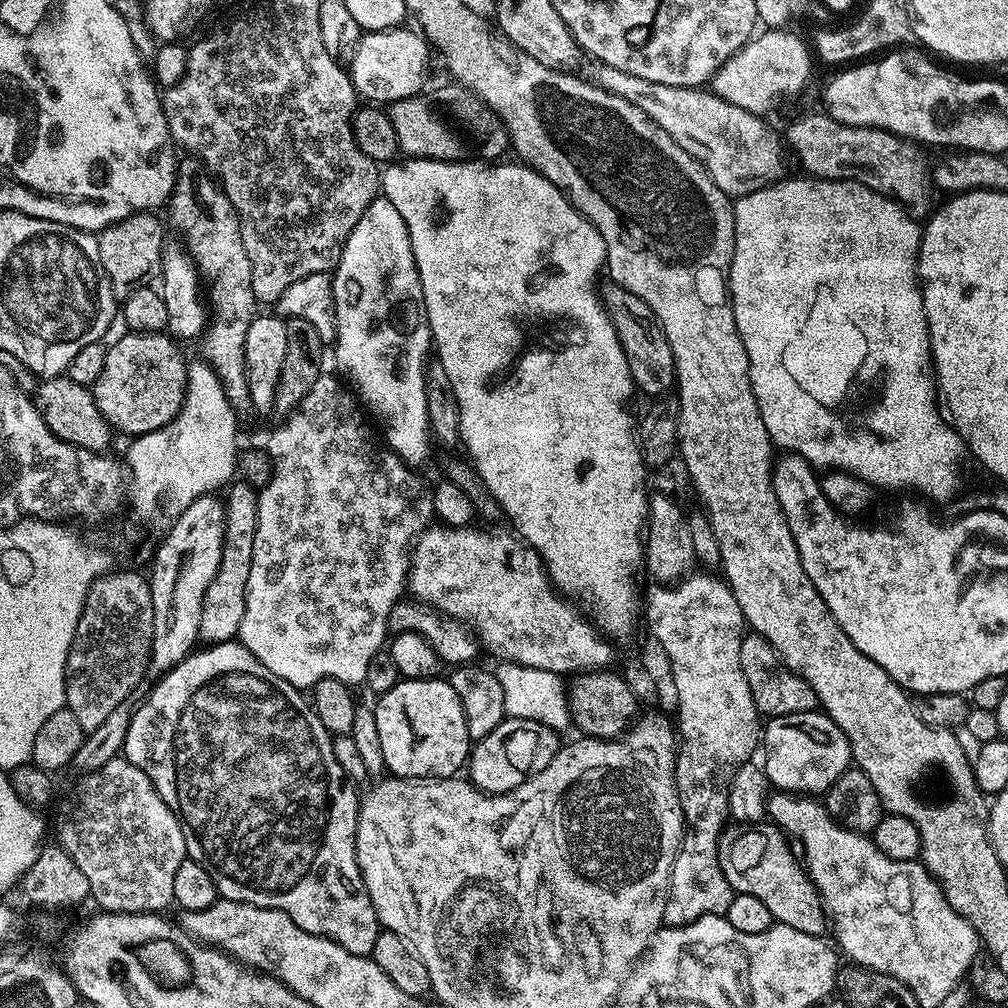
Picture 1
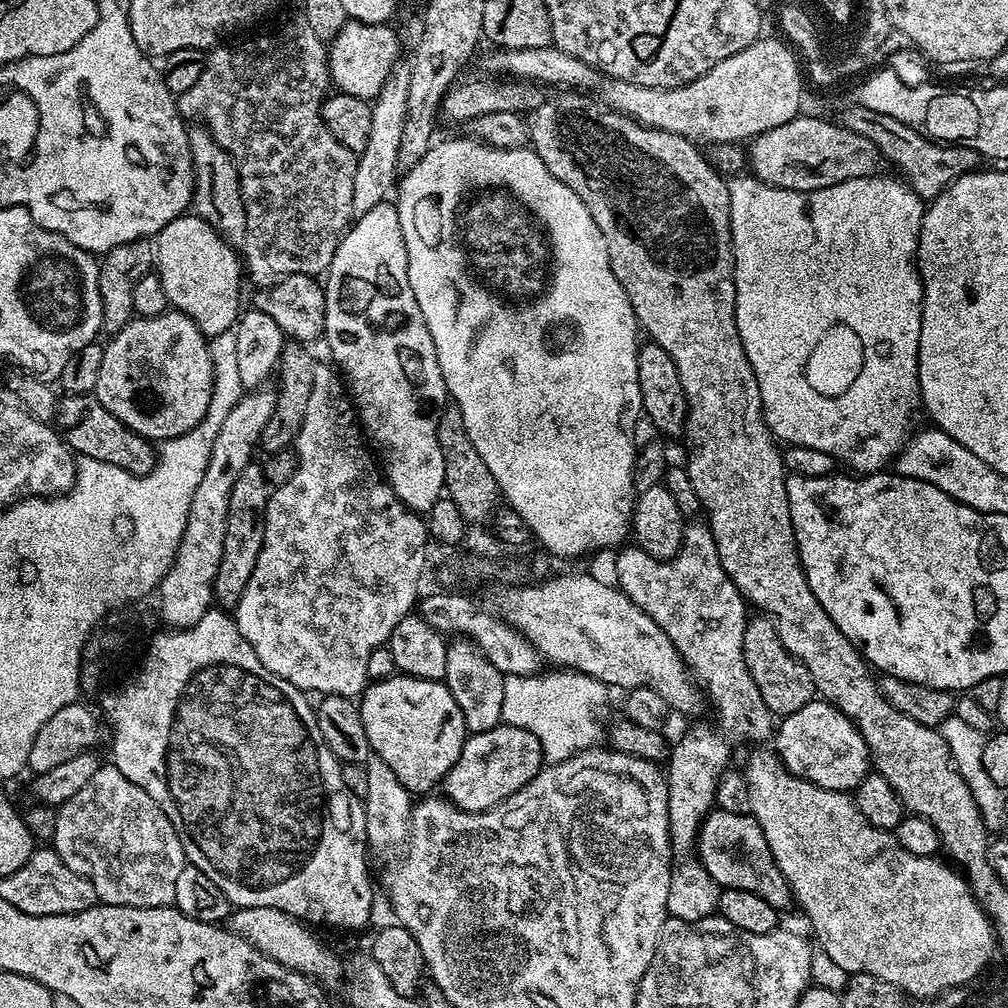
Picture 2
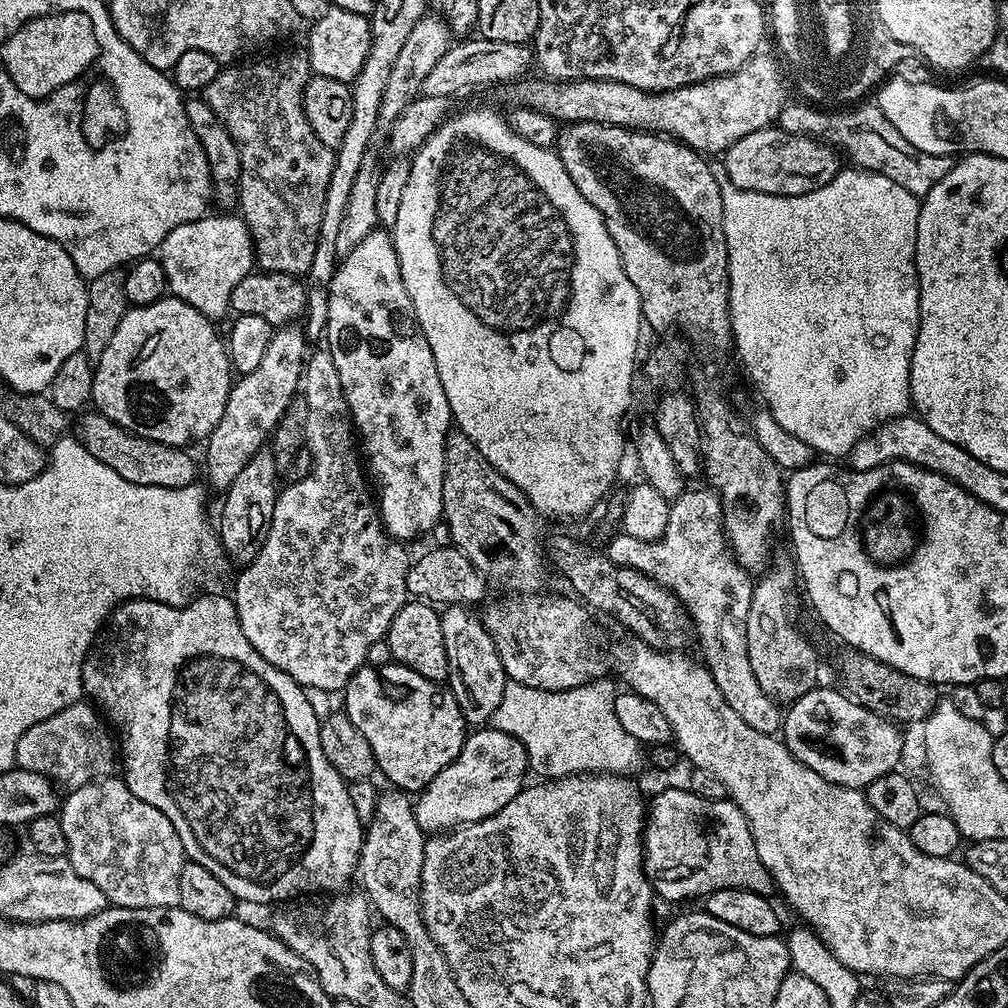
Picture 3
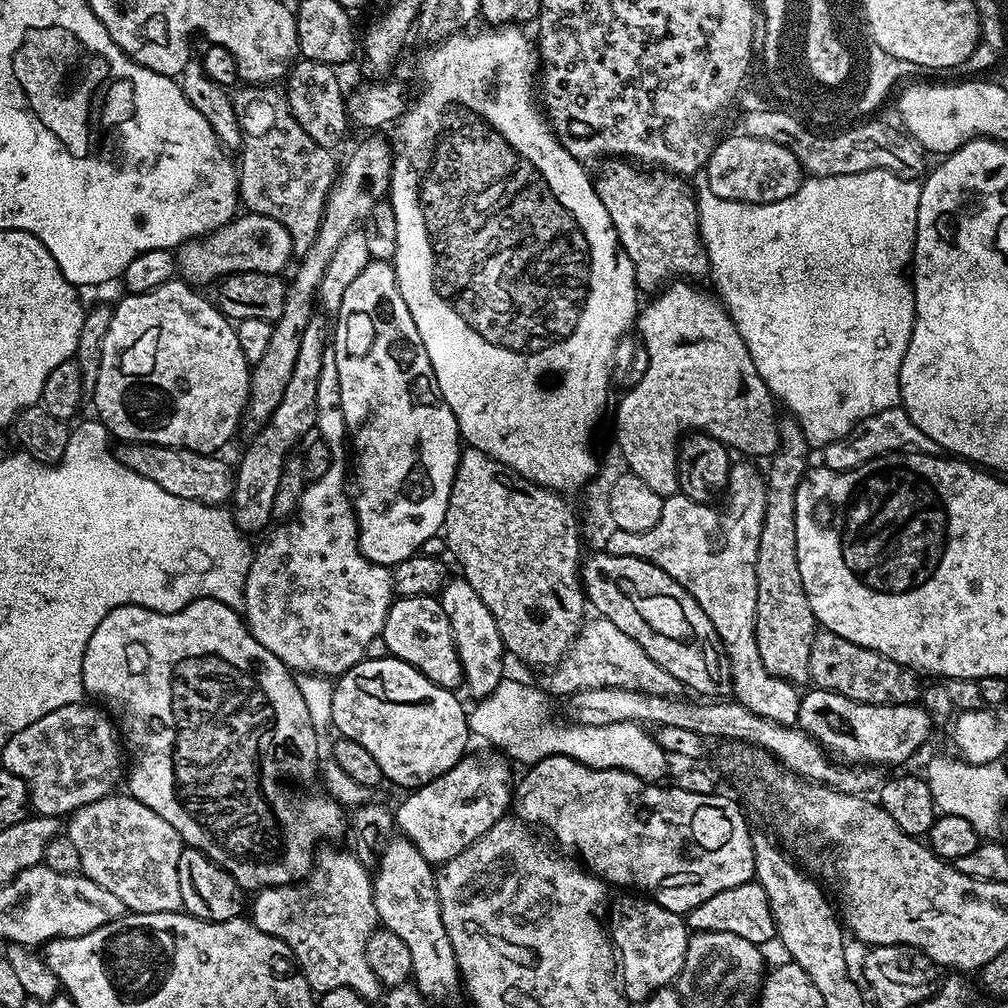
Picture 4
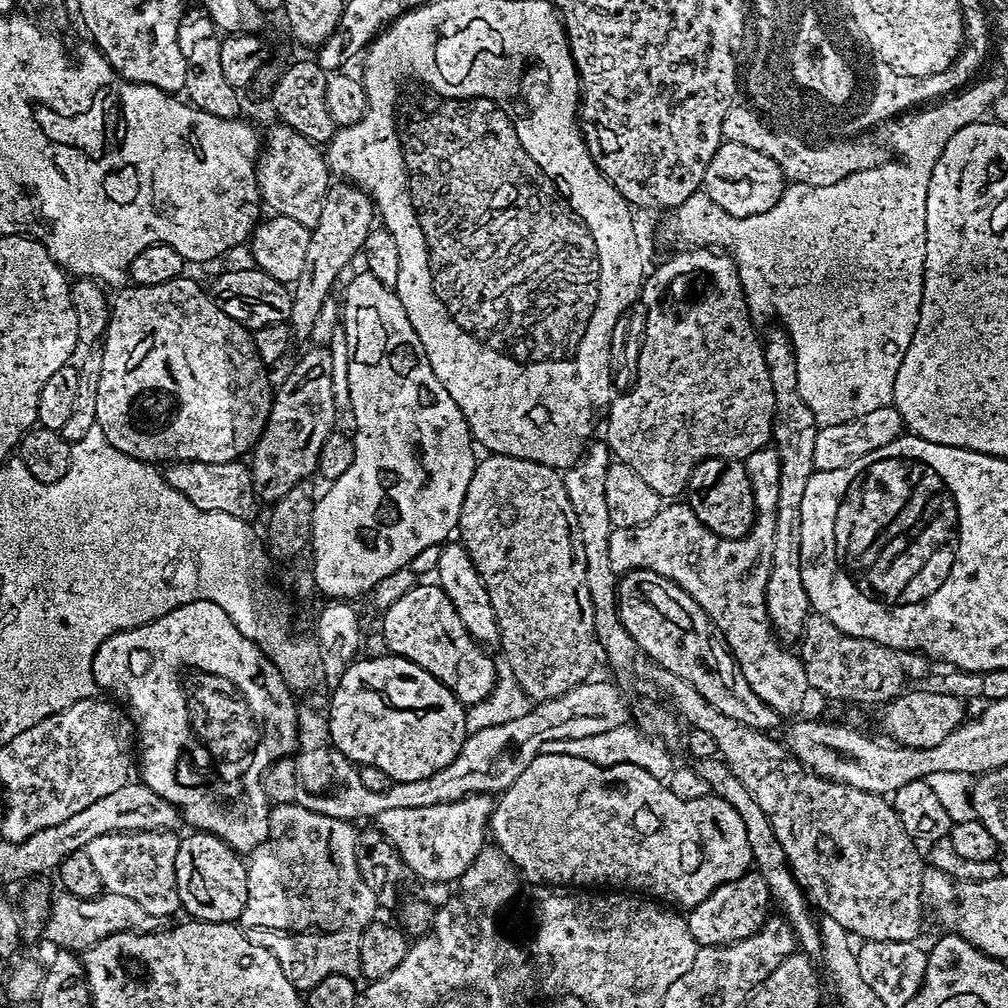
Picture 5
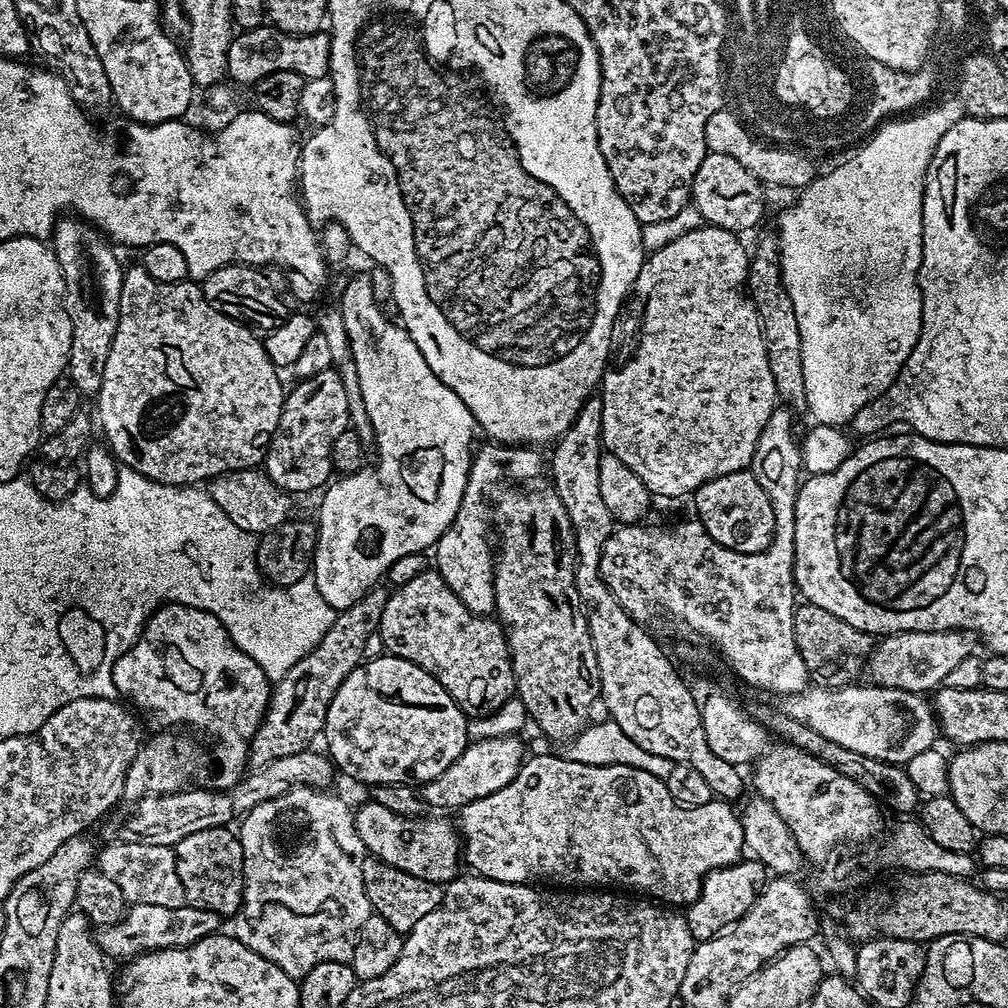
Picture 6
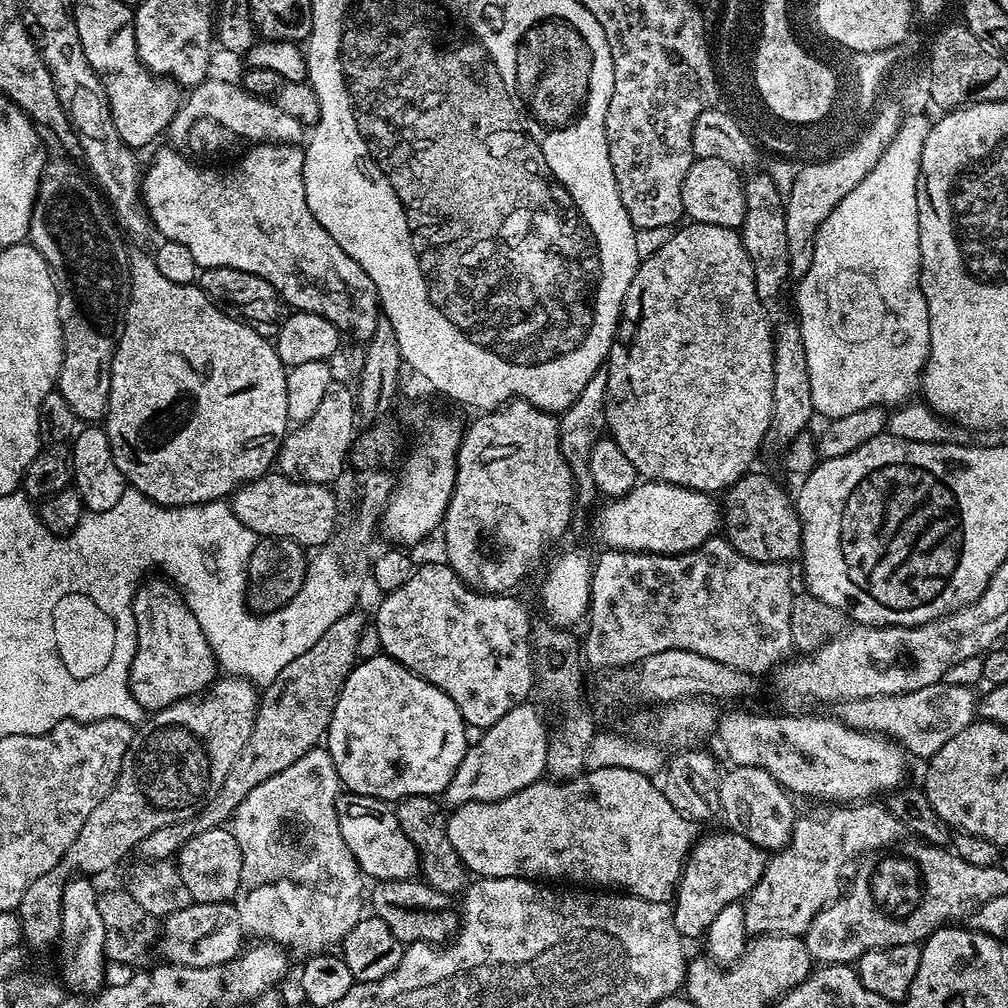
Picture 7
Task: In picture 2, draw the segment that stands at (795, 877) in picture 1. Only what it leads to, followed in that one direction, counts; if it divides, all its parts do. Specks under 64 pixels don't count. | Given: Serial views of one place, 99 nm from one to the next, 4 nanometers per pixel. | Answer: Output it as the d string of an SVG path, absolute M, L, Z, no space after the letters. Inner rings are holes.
M709 812L704 823L700 825L698 855L706 866L710 878L719 882L721 889L741 888L750 890L750 894L758 894L758 898L766 898L770 906L784 910L793 903L792 888L786 882L782 870L774 862L774 854L762 834L756 817L743 812Z

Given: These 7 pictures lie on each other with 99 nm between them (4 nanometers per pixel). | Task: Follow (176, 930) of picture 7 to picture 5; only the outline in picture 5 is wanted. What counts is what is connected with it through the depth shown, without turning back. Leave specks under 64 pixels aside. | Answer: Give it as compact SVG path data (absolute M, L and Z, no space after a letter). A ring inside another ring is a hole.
M61 891L59 895L51 897L50 911L43 928L60 950L71 950L75 944L89 948L91 944L102 942L102 938L119 932L155 932L162 924L161 917L146 914L134 898L122 898L122 894L105 891L94 898L78 898L70 892Z

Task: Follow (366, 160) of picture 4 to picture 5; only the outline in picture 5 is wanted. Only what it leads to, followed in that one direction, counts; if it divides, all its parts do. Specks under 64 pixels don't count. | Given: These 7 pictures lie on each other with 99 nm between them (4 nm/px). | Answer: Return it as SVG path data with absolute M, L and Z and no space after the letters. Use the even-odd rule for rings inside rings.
M336 182L329 187L322 202L322 214L318 218L318 226L314 226L309 234L309 245L306 251L306 262L303 263L302 274L298 275L290 295L292 305L287 323L293 337L311 337L314 321L322 304L333 295L332 287L340 276L340 271L361 255L366 236L374 229L374 201L362 188L348 182Z

